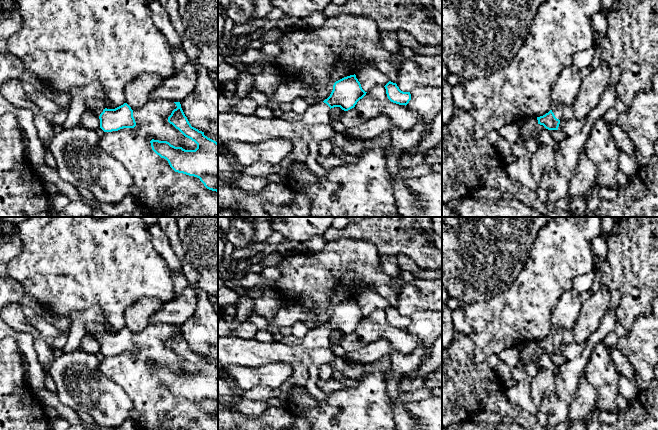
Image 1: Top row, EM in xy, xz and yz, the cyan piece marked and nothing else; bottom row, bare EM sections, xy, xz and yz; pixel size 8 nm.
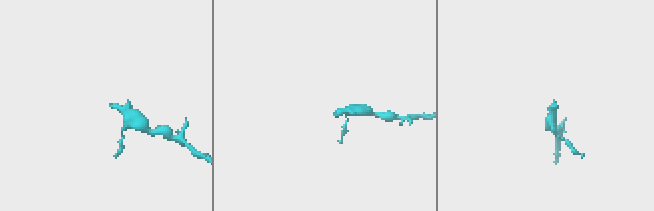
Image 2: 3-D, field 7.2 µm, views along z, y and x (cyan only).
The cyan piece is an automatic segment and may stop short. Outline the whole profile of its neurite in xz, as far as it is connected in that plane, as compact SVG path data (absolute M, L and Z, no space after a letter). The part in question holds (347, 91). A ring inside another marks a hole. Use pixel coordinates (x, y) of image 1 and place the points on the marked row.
M355 74L344 77L334 83L333 90L327 99L308 106L302 114L300 122L309 126L329 125L331 108L340 107L342 110L348 111L354 108L366 93Z

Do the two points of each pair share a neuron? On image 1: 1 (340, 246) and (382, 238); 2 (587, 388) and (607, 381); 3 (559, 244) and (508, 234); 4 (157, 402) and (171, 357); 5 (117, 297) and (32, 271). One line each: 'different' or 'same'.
1: different
2: different
3: different
4: same
5: same

